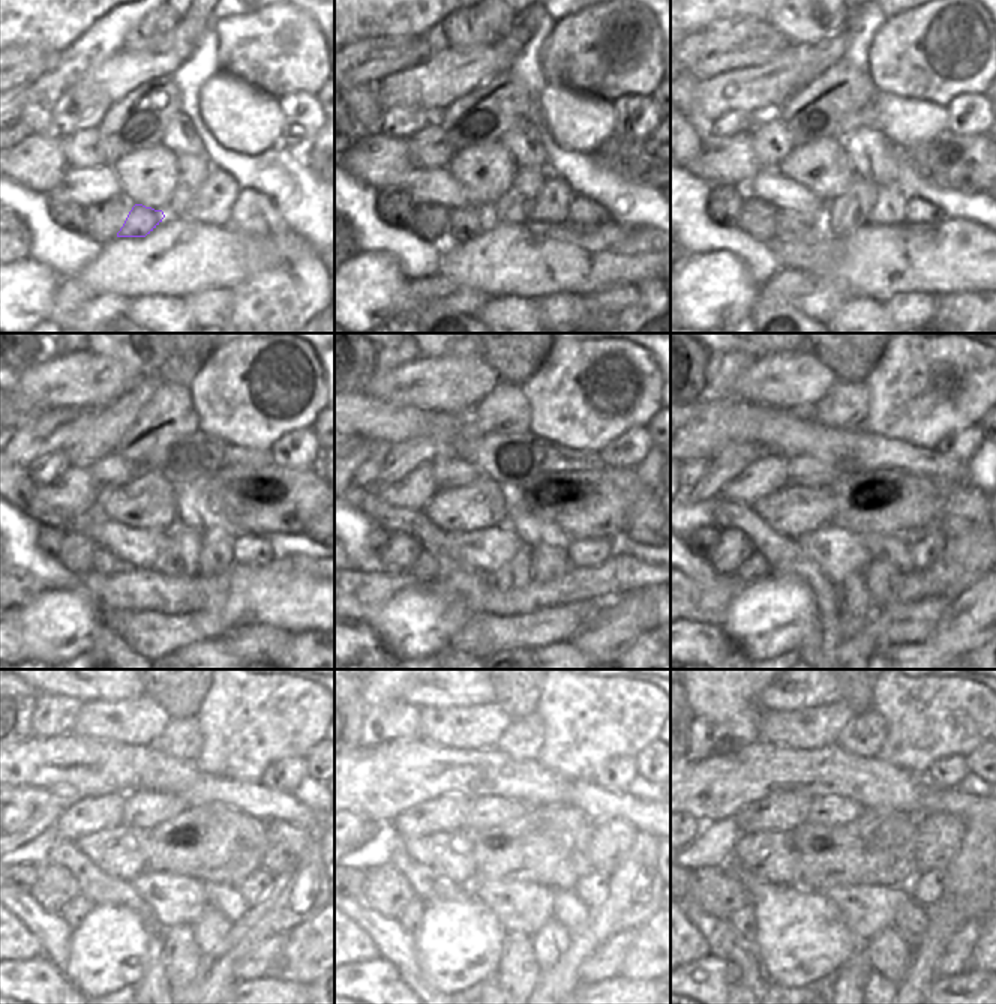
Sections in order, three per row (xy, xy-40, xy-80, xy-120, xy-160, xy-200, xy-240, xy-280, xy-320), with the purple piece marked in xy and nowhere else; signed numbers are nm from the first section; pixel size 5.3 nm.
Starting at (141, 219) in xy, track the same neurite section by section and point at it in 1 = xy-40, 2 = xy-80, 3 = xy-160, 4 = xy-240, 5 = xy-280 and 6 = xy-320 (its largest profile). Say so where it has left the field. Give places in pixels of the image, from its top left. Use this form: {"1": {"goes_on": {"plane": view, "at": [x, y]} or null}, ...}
{"1": {"goes_on": {"plane": "xy-40", "at": [465, 222]}}, "2": {"goes_on": {"plane": "xy-80", "at": [791, 224]}}, "3": {"goes_on": {"plane": "xy-160", "at": [425, 568]}}, "4": {"goes_on": {"plane": "xy-240", "at": [75, 911]}}, "5": {"goes_on": {"plane": "xy-280", "at": [411, 916]}}, "6": {"goes_on": {"plane": "xy-320", "at": [744, 920]}}}

